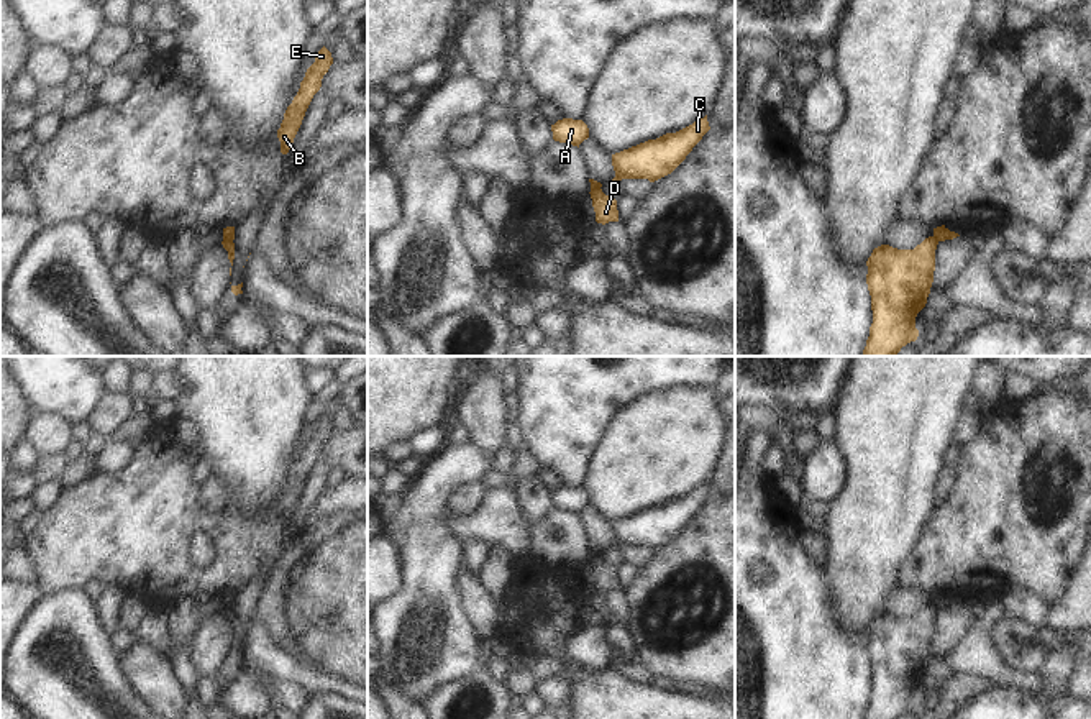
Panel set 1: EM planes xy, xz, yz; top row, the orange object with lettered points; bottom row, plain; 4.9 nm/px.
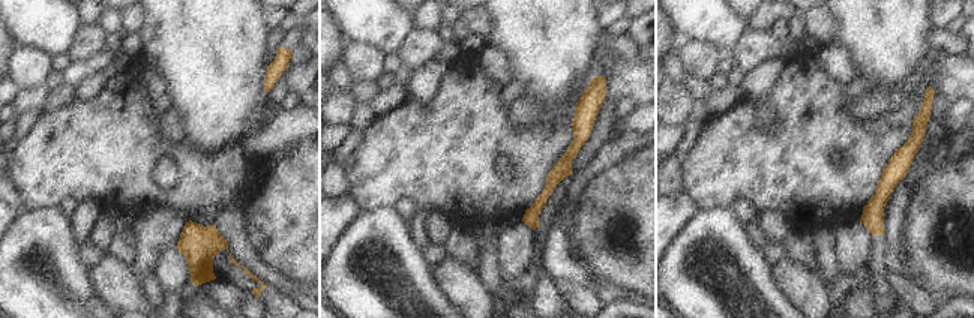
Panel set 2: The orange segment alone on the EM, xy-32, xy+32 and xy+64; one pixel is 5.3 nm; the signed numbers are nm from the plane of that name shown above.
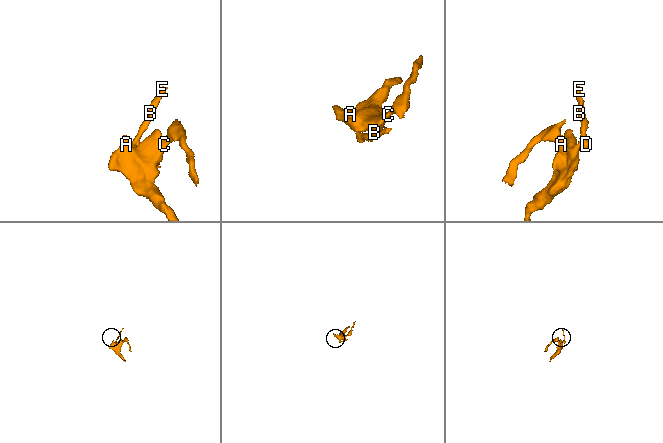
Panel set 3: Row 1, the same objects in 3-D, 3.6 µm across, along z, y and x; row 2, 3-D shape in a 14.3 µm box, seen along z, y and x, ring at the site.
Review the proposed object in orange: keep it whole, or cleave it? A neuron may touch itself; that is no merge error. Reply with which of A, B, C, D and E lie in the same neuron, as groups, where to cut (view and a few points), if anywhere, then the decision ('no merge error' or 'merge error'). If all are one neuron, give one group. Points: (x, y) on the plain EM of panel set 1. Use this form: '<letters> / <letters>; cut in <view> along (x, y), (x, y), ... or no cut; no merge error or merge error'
A C / B D E; cut in yz along (934, 603), (937, 609); merge error

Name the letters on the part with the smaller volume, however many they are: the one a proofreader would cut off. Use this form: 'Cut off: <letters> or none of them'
Cut off: B, D, E

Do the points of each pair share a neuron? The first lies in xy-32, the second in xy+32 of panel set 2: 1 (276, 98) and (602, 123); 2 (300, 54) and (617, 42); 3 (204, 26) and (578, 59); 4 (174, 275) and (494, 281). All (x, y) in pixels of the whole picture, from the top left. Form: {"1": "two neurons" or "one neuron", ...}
{"1": "one neuron", "2": "one neuron", "3": "one neuron", "4": "two neurons"}

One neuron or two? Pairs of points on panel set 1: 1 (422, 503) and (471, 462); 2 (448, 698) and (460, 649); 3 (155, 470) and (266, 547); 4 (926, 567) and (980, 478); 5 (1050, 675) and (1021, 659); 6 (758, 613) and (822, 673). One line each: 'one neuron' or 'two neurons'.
1: one neuron
2: two neurons
3: one neuron
4: one neuron
5: two neurons
6: one neuron

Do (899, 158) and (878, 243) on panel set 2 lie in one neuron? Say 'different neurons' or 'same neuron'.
same neuron

